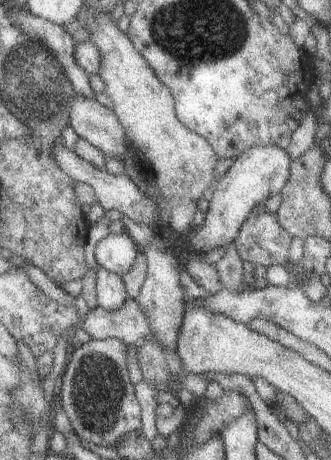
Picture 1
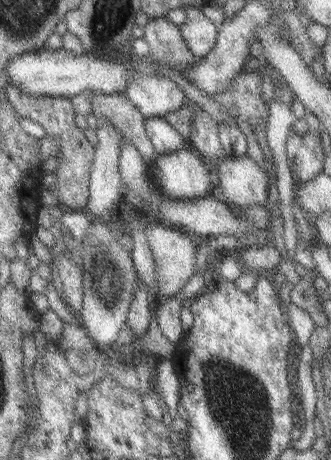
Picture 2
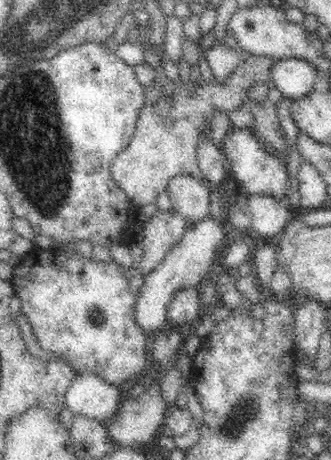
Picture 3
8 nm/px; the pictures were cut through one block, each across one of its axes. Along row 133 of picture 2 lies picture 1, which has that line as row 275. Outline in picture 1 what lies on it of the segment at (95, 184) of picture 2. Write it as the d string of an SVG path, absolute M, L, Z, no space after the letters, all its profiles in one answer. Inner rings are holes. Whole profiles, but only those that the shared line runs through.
M103 268L97 270L95 296L97 296L97 304L107 312L113 312L113 310L121 308L129 300L121 276L113 274L109 270L103 270Z

